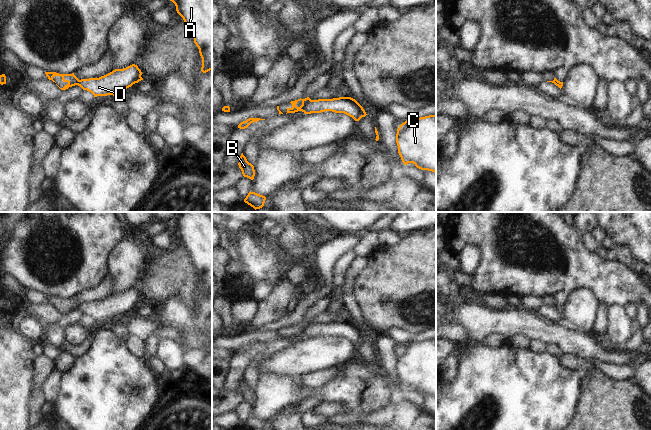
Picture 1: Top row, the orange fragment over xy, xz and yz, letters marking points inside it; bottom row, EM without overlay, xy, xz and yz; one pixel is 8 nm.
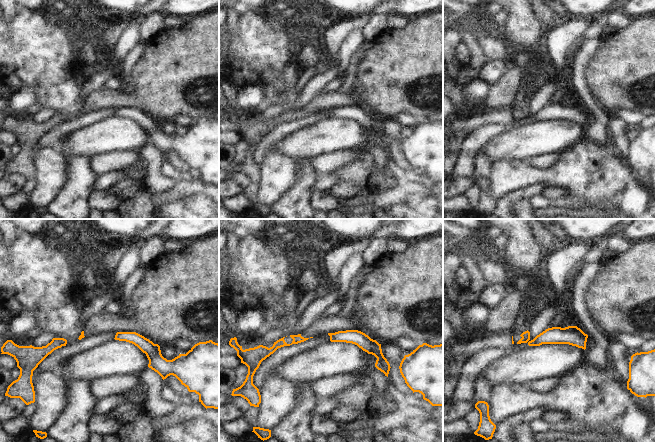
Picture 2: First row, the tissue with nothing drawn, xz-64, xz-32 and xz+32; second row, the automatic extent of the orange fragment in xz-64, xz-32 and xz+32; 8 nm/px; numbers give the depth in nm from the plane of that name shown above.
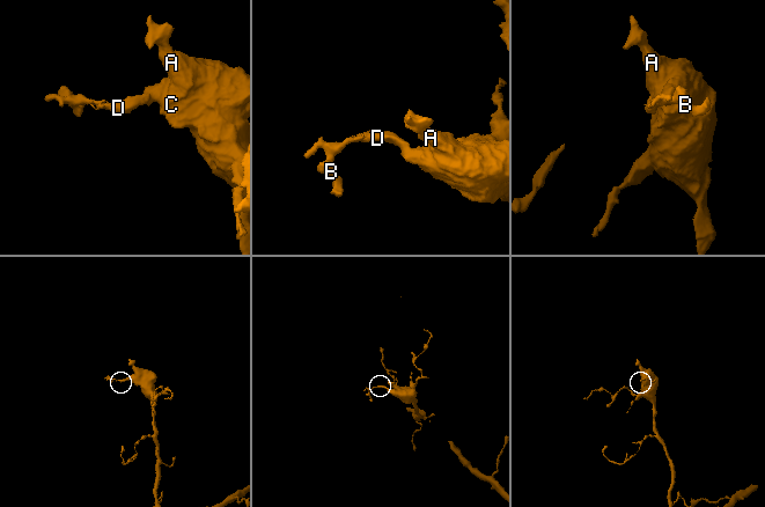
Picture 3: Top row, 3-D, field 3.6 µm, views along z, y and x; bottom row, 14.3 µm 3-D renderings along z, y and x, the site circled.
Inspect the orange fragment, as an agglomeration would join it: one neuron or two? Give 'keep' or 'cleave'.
cleave

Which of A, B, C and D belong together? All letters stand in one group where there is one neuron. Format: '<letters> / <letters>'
A C D / B

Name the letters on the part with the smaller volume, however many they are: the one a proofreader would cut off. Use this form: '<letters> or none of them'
B

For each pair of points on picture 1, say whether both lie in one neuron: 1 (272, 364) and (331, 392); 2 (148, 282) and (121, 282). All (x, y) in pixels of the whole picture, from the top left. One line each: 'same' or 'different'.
1: different
2: different

